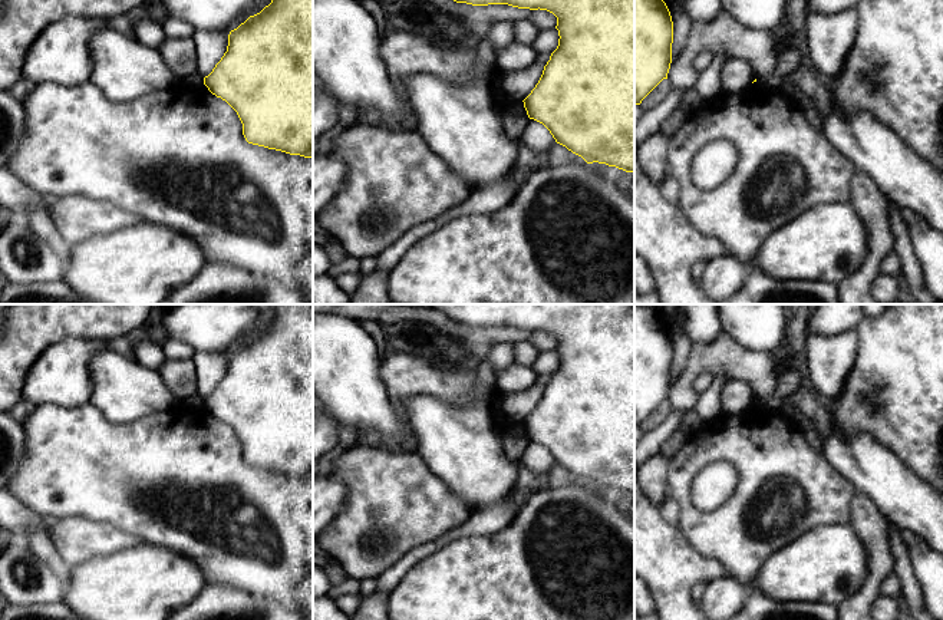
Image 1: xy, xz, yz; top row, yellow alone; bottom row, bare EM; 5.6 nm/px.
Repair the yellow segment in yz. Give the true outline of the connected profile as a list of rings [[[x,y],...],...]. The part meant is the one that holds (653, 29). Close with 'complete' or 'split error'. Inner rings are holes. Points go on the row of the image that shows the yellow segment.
[[[634,0],[634,105],[663,80],[672,63],[673,22],[663,0]]] | complete

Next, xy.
[[[271,0],[260,13],[250,16],[237,29],[231,30],[227,52],[212,72],[204,78],[204,85],[237,112],[243,123],[243,135],[248,144],[313,159],[313,0]]] | complete

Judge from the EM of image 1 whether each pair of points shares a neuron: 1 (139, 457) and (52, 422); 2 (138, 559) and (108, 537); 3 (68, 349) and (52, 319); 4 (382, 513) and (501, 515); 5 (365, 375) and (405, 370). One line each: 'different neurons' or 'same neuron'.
1: same neuron
2: different neurons
3: different neurons
4: different neurons
5: different neurons

